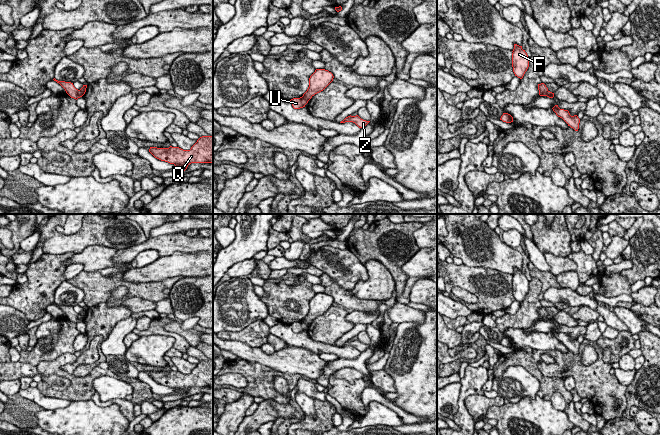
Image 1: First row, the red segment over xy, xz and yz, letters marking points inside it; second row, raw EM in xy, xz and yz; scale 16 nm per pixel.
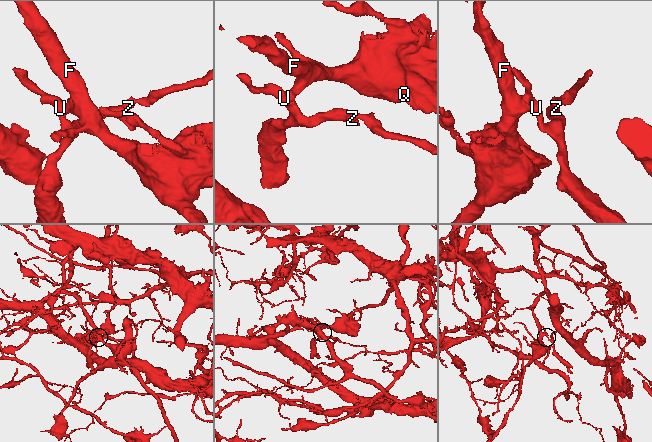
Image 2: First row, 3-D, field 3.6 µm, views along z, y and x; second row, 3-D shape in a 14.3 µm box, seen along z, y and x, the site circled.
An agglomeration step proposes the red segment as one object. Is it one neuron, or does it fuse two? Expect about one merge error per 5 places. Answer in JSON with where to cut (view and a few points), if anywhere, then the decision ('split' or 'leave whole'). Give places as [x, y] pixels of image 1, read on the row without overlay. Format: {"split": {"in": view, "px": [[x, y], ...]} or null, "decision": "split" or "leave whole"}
{"split": {"in": "xz", "px": [[301, 321], [307, 326]]}, "decision": "split"}

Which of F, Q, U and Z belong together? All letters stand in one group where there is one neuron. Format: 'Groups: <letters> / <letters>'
Groups: F Q / U Z

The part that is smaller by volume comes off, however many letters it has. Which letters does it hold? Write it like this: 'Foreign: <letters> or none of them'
Foreign: U, Z

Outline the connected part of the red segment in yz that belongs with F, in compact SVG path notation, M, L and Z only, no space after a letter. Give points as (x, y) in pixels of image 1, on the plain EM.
M514 268L512 275L512 291L515 300L522 303L529 291L529 281L522 270Z

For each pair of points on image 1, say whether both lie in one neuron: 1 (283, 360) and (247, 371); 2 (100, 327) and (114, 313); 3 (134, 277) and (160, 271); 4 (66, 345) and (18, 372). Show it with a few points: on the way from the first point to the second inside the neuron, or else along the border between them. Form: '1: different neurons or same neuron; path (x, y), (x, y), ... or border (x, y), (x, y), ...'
1: different neurons; border (242, 359), (256, 361), (271, 368)
2: same neuron; path (103, 324), (111, 316)
3: same neuron; path (140, 274), (154, 272)
4: same neuron; path (54, 351), (48, 355), (34, 356), (30, 360)

